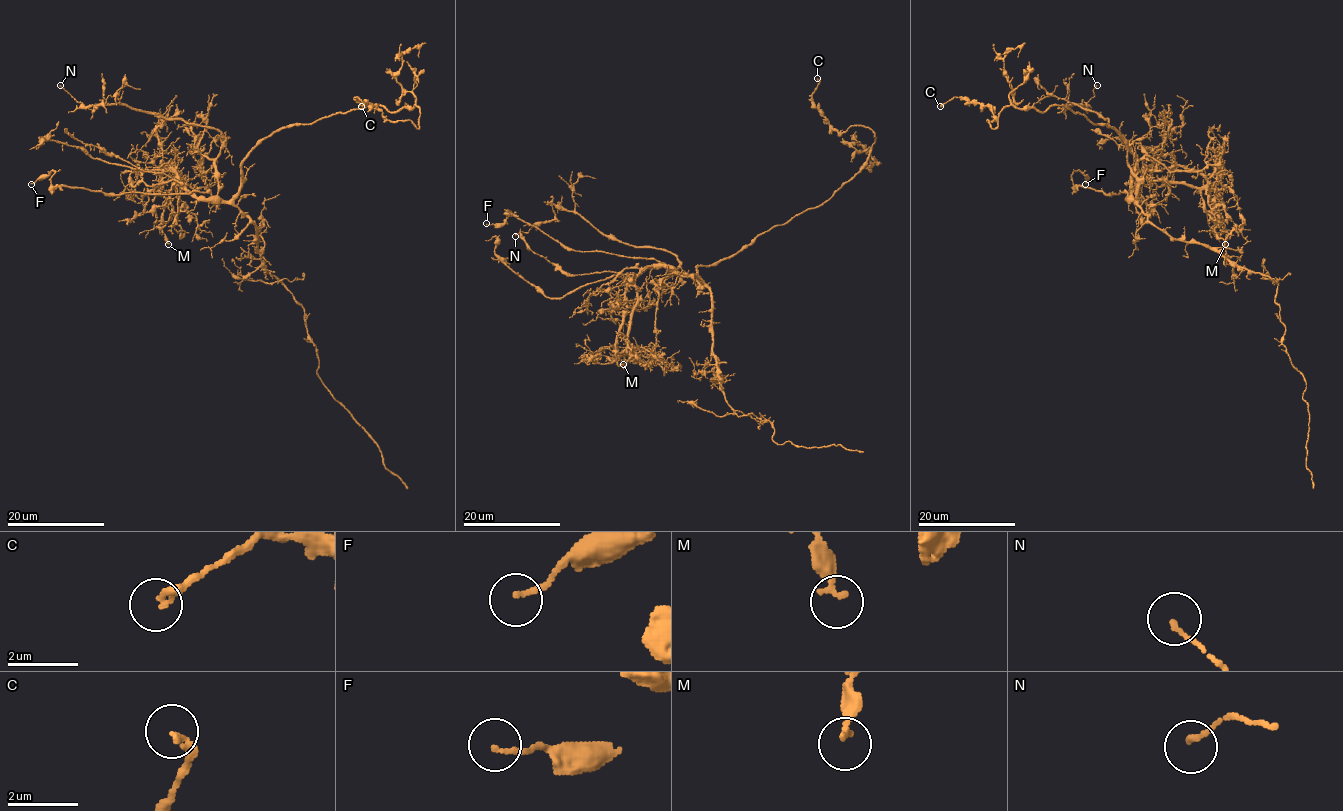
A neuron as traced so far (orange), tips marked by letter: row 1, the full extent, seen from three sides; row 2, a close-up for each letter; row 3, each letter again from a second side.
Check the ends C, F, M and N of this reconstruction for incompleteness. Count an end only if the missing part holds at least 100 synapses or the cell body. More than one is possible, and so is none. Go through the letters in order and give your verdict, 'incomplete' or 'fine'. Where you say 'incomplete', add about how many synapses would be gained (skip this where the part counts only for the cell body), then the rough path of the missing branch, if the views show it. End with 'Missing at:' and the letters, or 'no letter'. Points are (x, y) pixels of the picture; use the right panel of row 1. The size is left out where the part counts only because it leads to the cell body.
C: fine
F: fine
M: fine
N: fine
Missing at: no letter

